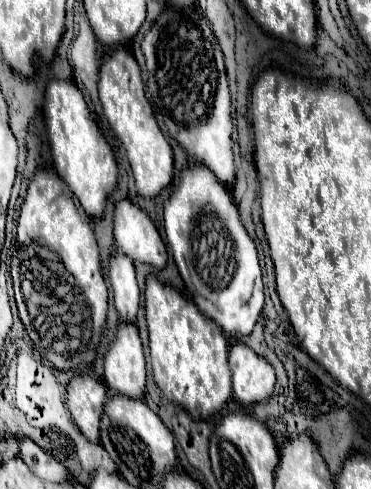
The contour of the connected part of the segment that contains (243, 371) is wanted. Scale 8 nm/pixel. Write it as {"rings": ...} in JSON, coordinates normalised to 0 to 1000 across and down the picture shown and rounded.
{"rings":[[[631,703],[620,712],[620,757],[625,757],[625,798],[642,822],[685,826],[728,814],[739,798],[739,753],[695,728],[663,703]]]}

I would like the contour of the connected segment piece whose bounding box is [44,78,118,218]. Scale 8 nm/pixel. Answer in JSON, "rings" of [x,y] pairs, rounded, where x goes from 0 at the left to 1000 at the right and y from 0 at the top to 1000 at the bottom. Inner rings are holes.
{"rings":[[[140,160],[124,172],[119,217],[124,217],[124,262],[151,352],[162,356],[162,364],[178,364],[178,376],[216,409],[237,442],[248,446],[275,442],[286,405],[318,372],[318,344],[296,294],[275,278],[259,249],[248,245],[237,213],[216,180],[194,164]]]}

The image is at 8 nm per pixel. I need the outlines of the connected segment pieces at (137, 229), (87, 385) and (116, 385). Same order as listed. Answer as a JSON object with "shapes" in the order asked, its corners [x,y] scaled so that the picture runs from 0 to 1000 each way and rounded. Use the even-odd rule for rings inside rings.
{"shapes":[[[[345,405],[313,413],[307,421],[307,491],[313,507],[361,536],[388,536],[415,548],[447,544],[447,503],[415,454]]],[[[237,765],[194,773],[178,789],[178,826],[194,859],[243,904],[264,904],[264,867],[280,818],[286,789]]],[[[323,658],[313,691],[280,724],[280,777],[302,802],[383,814],[394,789],[394,728],[356,658]]]]}

